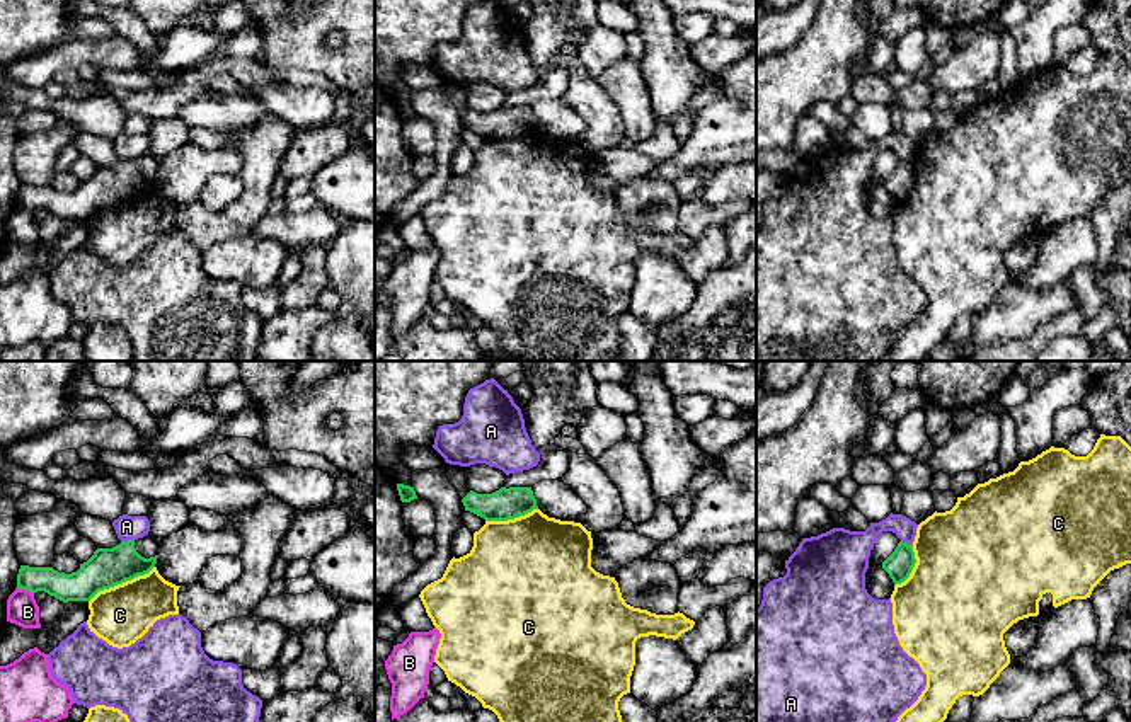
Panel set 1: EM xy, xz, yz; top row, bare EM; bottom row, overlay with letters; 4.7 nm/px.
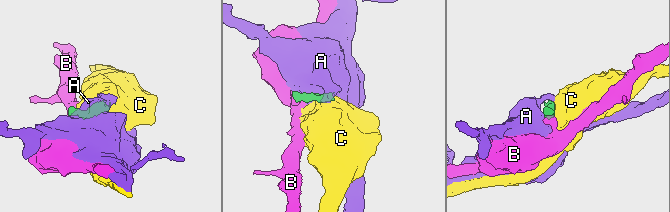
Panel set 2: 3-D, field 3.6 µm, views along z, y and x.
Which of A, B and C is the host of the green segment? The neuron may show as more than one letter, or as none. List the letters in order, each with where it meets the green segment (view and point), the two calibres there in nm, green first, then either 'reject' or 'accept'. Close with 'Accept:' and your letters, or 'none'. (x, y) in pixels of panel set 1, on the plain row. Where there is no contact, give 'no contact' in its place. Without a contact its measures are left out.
A: meets green in xy at (128, 159); 190 nm thick on the green side, 110 nm on the other; reject
B: meets green in xy at (26, 208); 140 nm thick on the green side, 150 nm on the other; reject
C: meets green in xy at (121, 201); 190 nm thick on the green side, 280 nm on the other; reject
Accept: none

